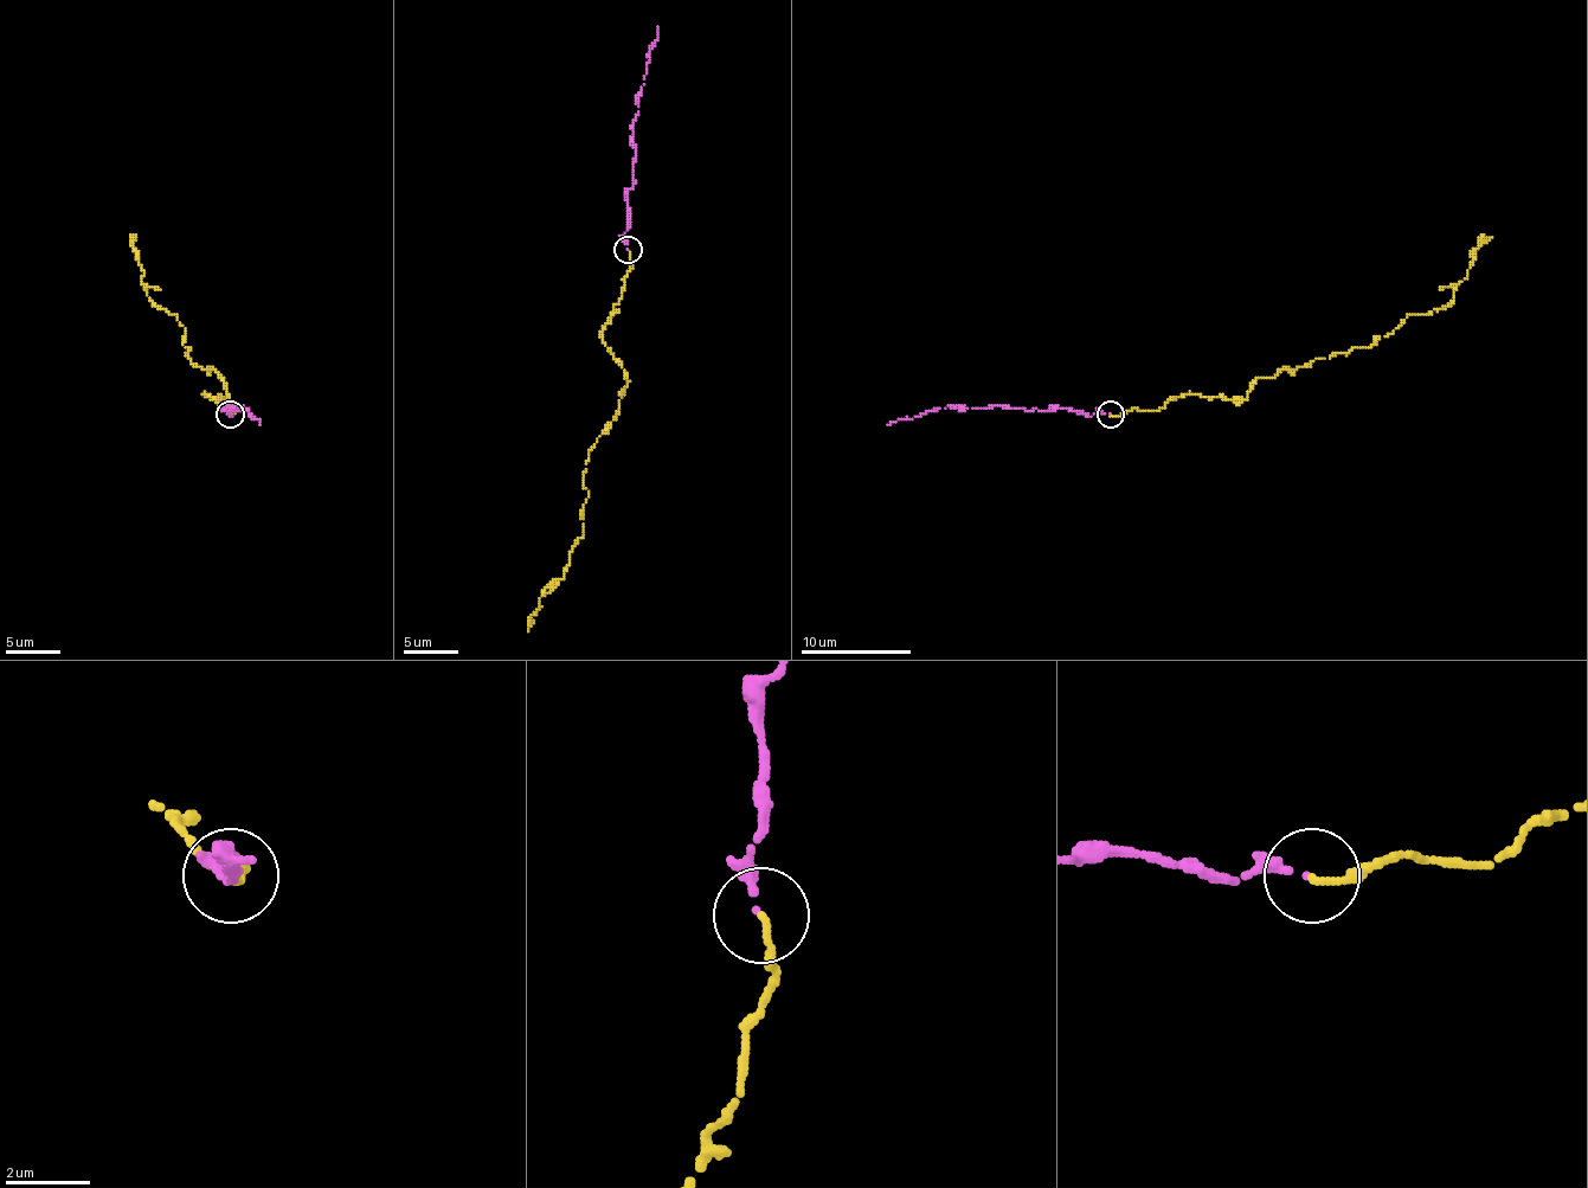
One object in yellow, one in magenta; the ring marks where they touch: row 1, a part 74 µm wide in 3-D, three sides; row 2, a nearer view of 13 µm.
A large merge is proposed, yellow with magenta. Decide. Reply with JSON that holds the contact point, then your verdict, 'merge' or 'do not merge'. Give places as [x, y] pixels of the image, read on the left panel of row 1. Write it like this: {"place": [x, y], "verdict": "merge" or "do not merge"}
{"place": [230, 413], "verdict": "merge"}

